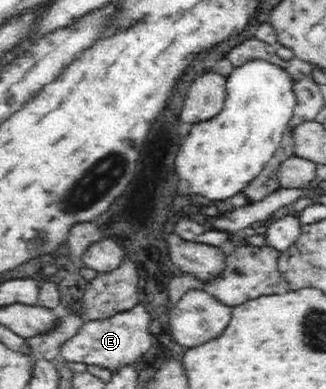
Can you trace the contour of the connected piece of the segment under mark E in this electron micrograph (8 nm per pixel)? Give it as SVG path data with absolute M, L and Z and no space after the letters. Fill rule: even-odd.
M135 305L133 309L119 313L117 316L98 321L85 322L78 335L63 343L59 354L67 361L97 365L110 372L119 369L120 365L137 364L139 359L151 347L151 333L149 333L151 315L145 305Z

